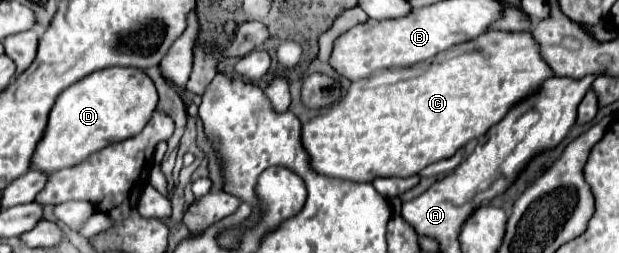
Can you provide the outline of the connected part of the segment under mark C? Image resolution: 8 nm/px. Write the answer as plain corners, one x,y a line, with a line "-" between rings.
529,30
489,31
463,44
413,67
383,68
367,78
351,82
349,92
335,102
335,106
303,124
303,146
309,150
313,170
323,176
353,182
371,182
379,176
415,176
425,166
451,158
457,150
485,136
487,130
495,126
495,122
501,122
513,106
539,92
543,82
555,76
555,72
547,68
547,62
543,62
539,44

